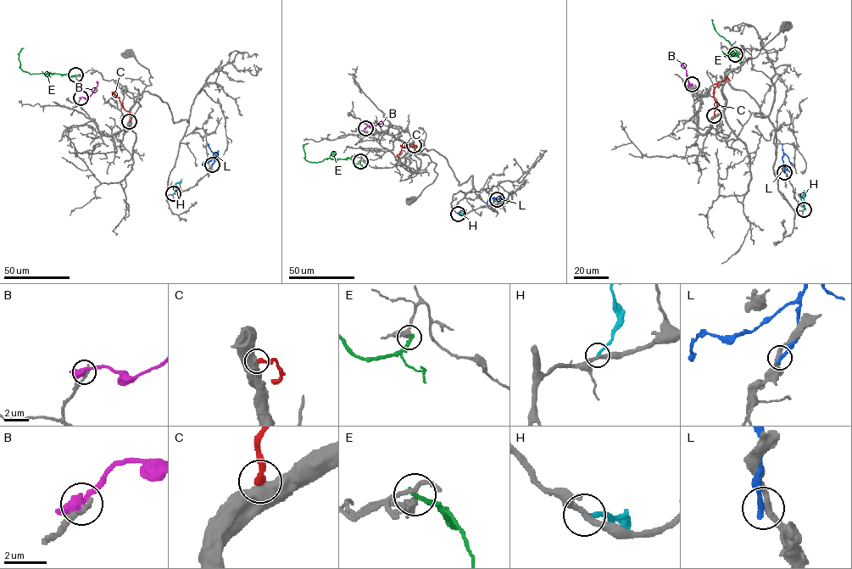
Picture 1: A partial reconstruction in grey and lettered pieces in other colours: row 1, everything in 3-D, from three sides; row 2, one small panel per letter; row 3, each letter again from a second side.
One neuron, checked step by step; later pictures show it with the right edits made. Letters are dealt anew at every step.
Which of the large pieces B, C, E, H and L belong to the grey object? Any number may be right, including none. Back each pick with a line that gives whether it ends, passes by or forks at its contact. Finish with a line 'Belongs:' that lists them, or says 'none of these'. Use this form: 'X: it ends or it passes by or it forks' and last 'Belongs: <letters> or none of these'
Belongs: none of these

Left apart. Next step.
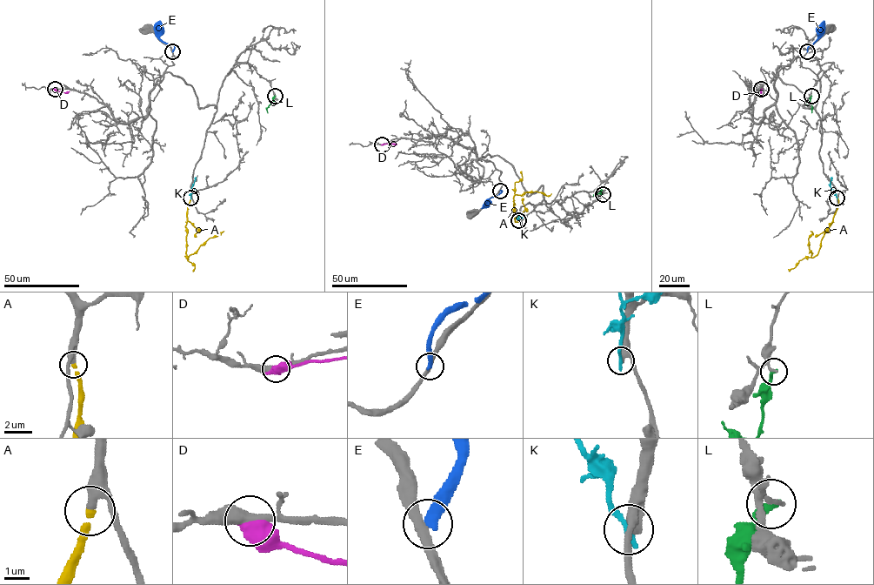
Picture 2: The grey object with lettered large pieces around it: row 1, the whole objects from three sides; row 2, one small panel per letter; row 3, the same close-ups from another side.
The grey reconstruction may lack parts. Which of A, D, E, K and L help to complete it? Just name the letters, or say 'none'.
A

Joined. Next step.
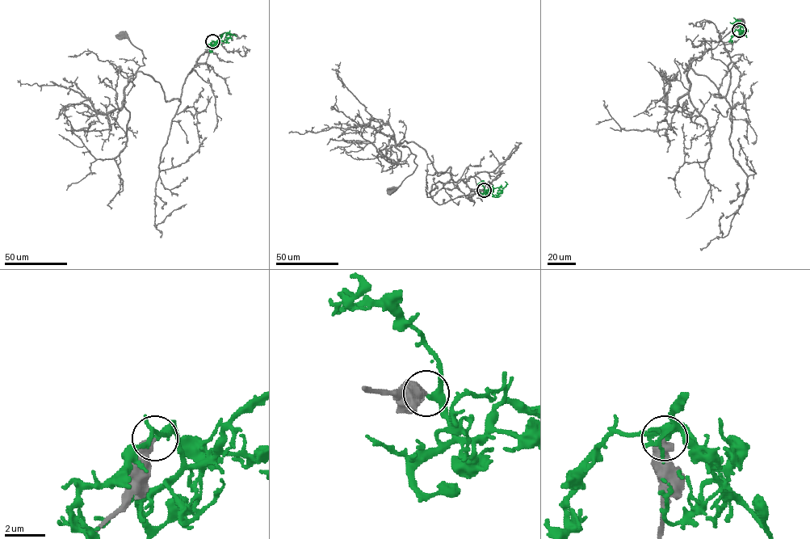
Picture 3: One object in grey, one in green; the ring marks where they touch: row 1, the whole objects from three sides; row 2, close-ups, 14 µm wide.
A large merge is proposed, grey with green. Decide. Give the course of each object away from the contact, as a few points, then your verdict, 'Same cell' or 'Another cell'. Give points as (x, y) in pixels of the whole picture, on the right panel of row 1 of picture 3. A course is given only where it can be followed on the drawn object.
Course of grey: (739, 30), (725, 44), (728, 90), (715, 97), (723, 97), (685, 64), (686, 76), (740, 22). Course of green: (739, 30), (742, 31), (736, 19), (736, 23), (730, 22). Another cell

